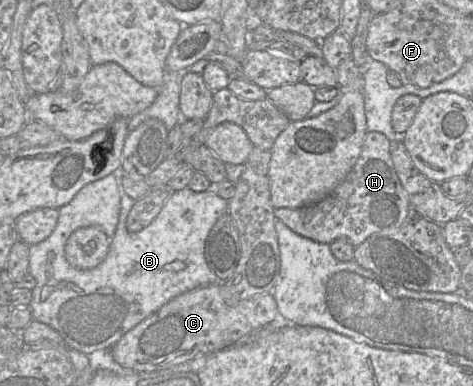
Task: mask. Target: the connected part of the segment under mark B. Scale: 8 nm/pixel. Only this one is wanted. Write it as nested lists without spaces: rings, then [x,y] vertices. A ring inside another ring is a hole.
[[[111,173],[82,187],[68,204],[58,209],[58,222],[52,234],[44,241],[28,248],[28,270],[36,281],[29,305],[33,320],[49,325],[61,335],[67,346],[84,354],[100,349],[111,349],[124,334],[174,297],[200,287],[222,283],[209,268],[204,248],[208,234],[216,221],[221,215],[228,213],[227,200],[219,197],[213,190],[195,192],[187,186],[182,190],[171,192],[151,224],[137,233],[129,233],[126,219],[135,202],[136,200],[127,194],[121,193],[119,174]],[[83,227],[98,227],[110,239],[105,260],[88,270],[72,267],[65,257],[65,244],[68,238],[75,230]]]

